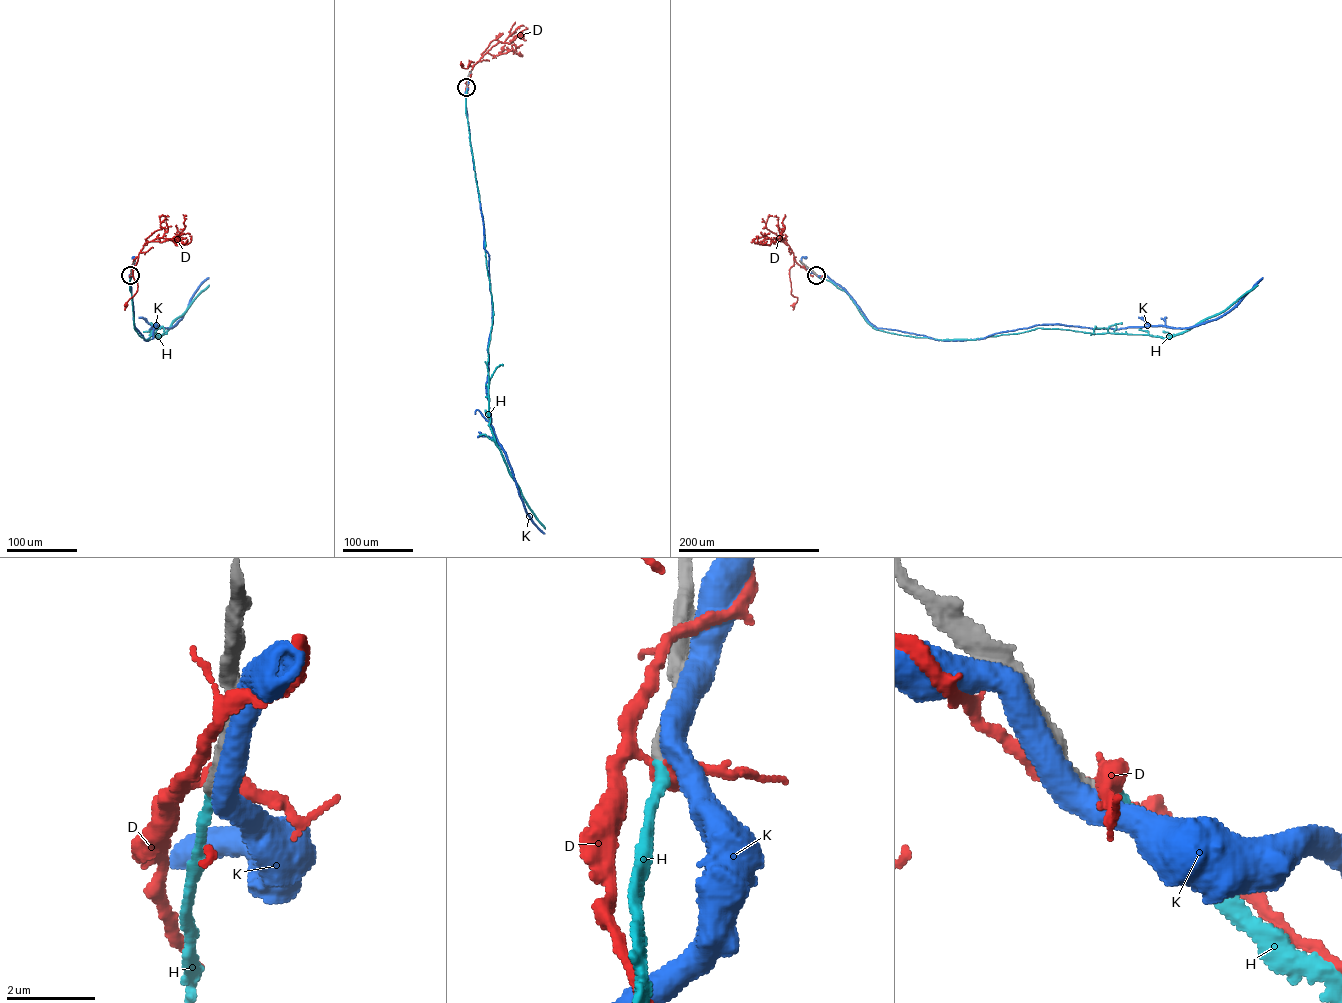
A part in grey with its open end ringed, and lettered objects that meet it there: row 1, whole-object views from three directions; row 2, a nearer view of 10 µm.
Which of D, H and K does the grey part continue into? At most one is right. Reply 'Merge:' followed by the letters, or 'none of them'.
Merge: H

